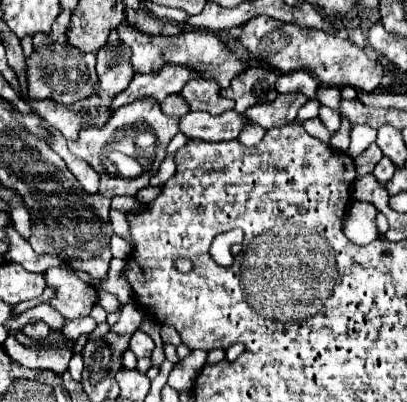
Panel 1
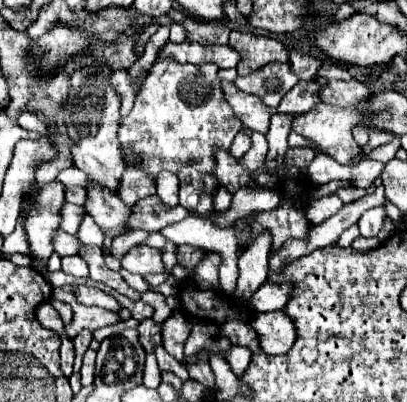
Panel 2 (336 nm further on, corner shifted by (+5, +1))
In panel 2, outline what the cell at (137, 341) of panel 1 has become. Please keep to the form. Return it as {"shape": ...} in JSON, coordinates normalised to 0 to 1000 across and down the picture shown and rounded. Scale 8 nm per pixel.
{"shape":[[[349,796],[339,811],[339,846],[349,851],[349,866],[359,871],[359,881],[378,876],[378,861],[393,856],[393,806],[373,801],[373,796]]]}

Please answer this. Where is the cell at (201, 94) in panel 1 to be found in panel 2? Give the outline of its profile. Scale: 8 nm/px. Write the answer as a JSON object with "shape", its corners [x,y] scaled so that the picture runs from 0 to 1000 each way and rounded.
{"shape":[[[565,214],[550,219],[550,234],[555,234],[555,254],[565,254],[565,264],[585,284],[585,294],[595,294],[595,313],[644,328],[644,333],[658,323],[668,274],[658,264],[649,264],[634,239],[604,234],[604,229],[565,219]]]}

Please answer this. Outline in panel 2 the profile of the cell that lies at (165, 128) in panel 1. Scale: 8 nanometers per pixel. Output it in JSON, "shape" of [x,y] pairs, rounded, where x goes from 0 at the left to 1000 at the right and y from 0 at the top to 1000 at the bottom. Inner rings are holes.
{"shape":[[[393,144],[378,154],[334,239],[324,279],[295,299],[290,343],[310,418],[359,423],[378,453],[393,428],[423,423],[428,403],[457,408],[462,398],[482,398],[491,428],[516,433],[526,423],[521,368],[541,363],[560,373],[570,343],[595,318],[580,284],[545,244],[531,179],[536,164],[526,159],[442,159],[423,144]],[[339,388],[349,388],[349,403],[334,403]]]}

